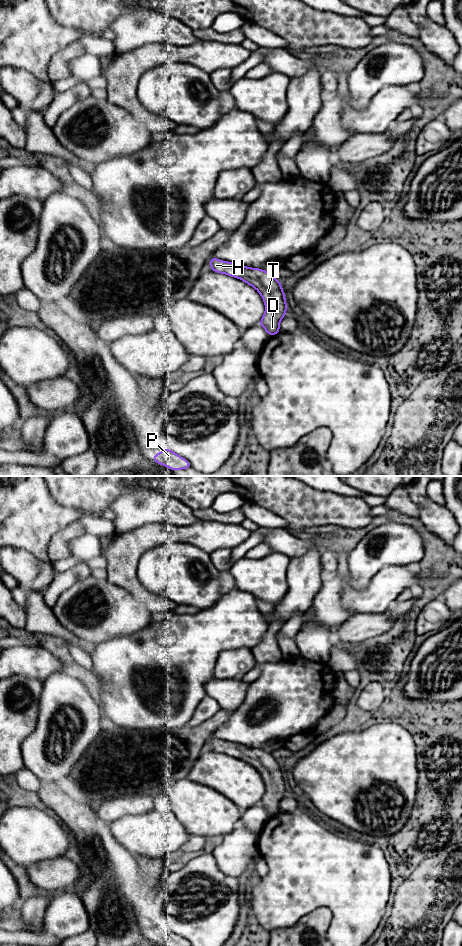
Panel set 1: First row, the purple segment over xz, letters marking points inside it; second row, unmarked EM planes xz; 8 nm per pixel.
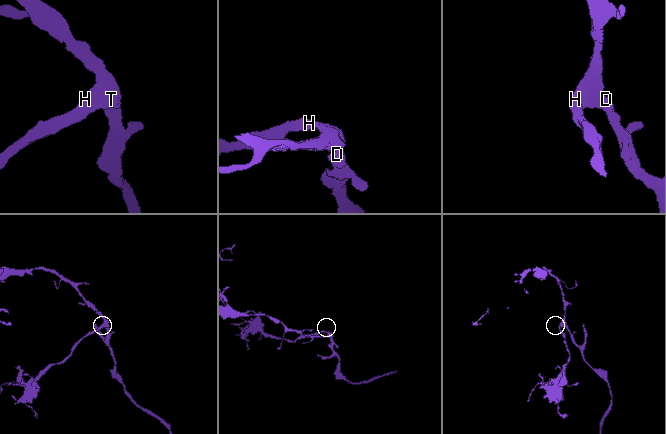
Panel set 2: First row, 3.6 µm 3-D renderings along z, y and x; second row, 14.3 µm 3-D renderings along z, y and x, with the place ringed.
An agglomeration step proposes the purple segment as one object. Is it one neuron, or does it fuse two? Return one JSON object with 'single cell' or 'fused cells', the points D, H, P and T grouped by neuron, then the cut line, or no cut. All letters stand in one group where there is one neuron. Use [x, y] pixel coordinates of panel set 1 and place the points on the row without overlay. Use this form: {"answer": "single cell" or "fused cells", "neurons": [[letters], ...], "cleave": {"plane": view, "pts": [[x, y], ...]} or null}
{"answer": "single cell", "neurons": [["D", "H", "P", "T"]], "cleave": null}

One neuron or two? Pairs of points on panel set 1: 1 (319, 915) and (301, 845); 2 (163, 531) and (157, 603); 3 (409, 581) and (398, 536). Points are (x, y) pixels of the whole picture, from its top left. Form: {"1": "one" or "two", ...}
{"1": "two", "2": "one", "3": "two"}

